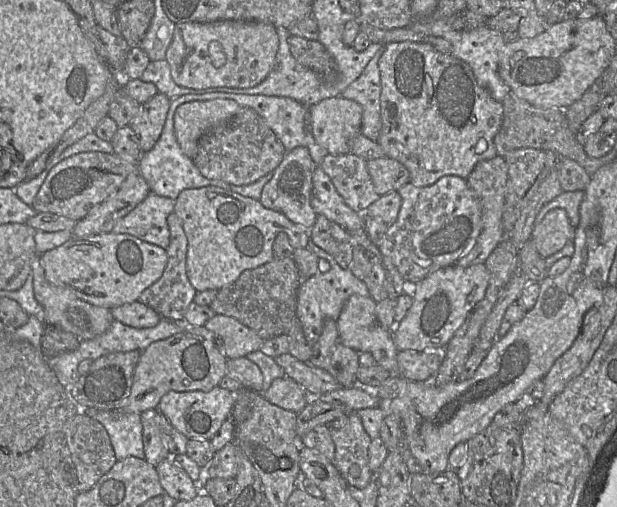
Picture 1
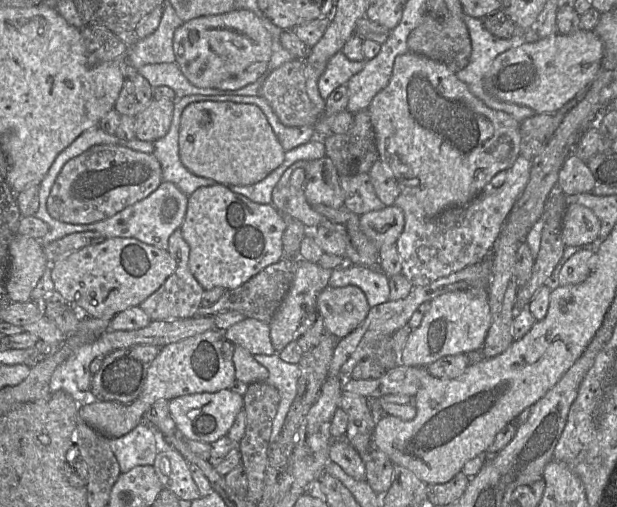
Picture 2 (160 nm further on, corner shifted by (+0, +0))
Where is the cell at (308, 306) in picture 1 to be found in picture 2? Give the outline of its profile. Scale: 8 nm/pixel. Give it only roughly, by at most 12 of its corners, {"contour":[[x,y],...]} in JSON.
{"contour":[[348,261],[332,270],[328,286],[357,286],[368,305],[389,300],[378,268]]}

